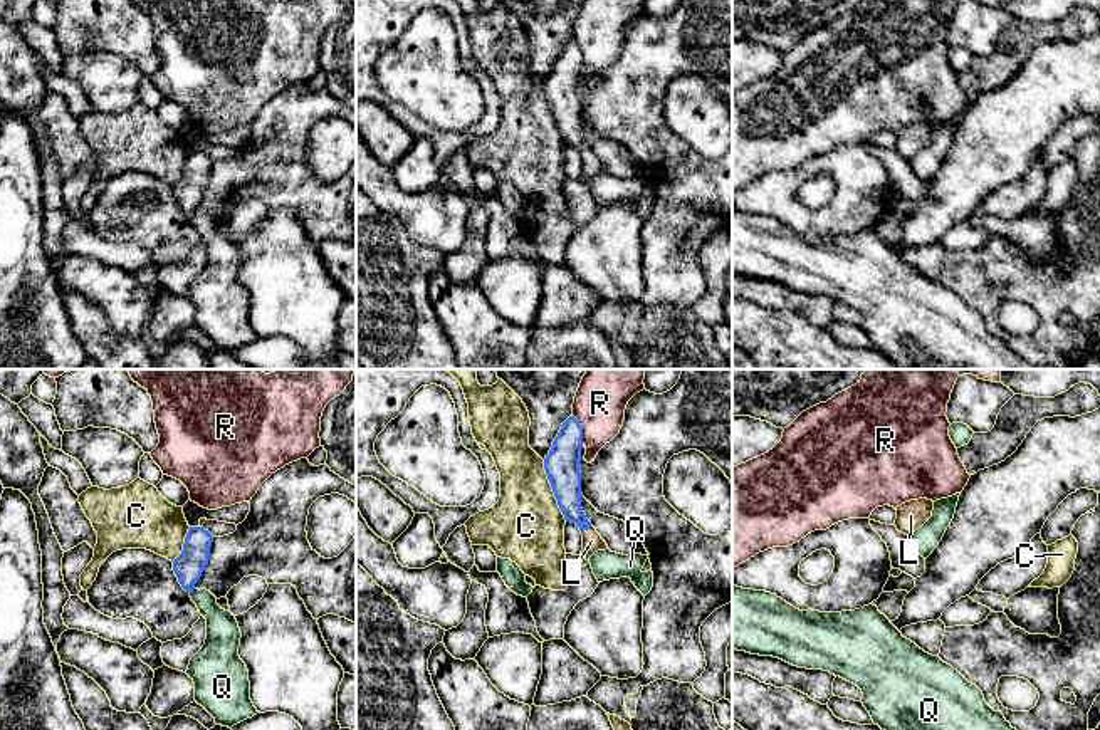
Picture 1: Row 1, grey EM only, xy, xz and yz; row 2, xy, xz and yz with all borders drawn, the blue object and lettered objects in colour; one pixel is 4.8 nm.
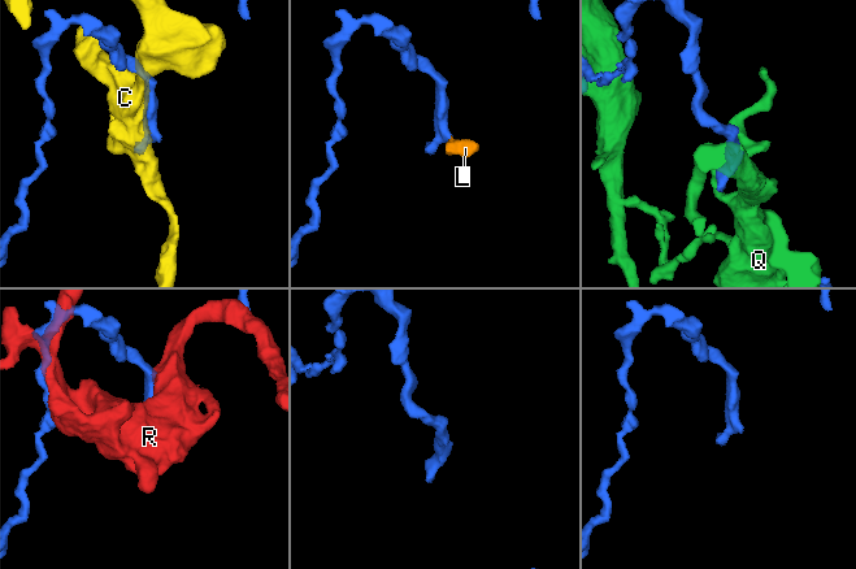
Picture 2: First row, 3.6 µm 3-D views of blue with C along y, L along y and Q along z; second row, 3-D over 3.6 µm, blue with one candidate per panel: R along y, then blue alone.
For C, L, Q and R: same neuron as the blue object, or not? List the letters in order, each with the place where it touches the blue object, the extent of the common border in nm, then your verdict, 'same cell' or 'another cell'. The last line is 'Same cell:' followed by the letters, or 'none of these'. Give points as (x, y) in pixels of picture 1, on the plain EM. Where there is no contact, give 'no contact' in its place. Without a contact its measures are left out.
C: xz (553, 114) | 320 nm | another cell
L: xz (586, 153) | 60 nm | same cell
Q: xy (190, 213) | 40 nm | another cell
R: xz (581, 54) | 150 nm | another cell
Same cell: L

